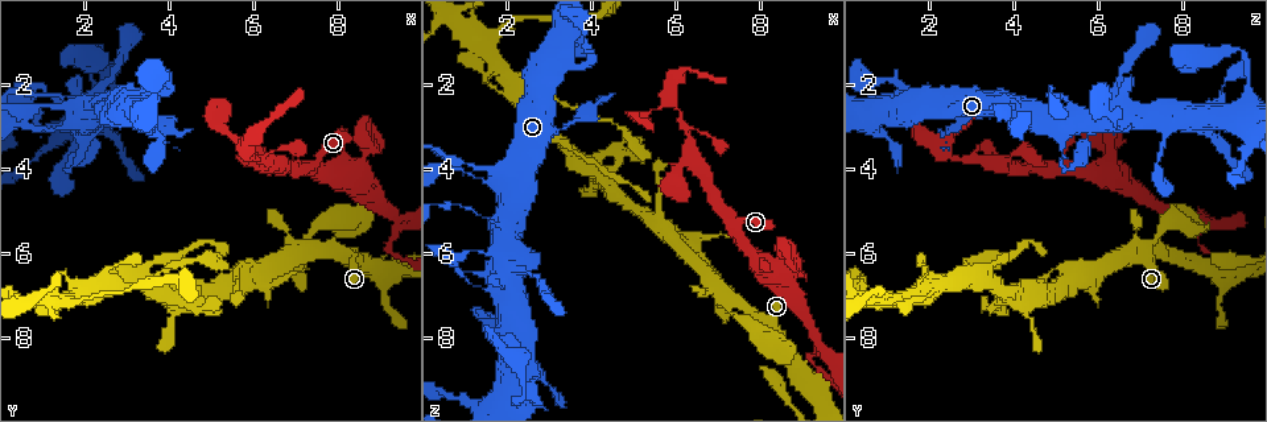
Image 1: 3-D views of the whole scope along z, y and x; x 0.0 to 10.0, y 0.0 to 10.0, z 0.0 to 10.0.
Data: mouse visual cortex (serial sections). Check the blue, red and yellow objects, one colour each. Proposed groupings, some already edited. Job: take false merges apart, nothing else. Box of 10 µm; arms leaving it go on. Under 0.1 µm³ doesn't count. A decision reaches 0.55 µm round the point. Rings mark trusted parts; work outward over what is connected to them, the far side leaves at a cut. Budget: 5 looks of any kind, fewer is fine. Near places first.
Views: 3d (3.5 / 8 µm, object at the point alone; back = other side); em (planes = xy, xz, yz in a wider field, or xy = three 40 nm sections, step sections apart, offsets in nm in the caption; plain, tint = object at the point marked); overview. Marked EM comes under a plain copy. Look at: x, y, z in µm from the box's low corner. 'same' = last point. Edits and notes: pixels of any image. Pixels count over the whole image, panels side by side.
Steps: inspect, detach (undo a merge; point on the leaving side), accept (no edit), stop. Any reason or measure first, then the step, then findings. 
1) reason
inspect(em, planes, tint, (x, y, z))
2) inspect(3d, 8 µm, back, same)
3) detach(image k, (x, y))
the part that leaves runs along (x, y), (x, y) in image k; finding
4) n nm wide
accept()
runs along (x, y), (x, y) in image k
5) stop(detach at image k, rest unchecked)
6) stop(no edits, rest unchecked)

sudden change in width
inspect(3d, 3.5 µm, (9.30, 5.75, 8.35))

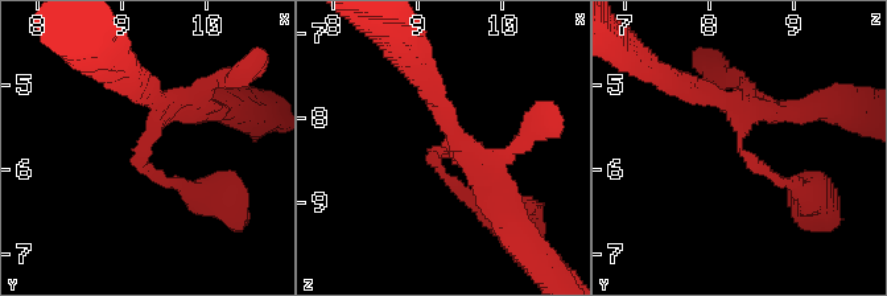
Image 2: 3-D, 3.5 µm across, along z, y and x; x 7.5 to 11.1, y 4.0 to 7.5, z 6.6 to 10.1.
arms of 150, 200 nm; now the EM
inspect(em, xy, step 3, tint, (9.30, 5.80, 8.40))

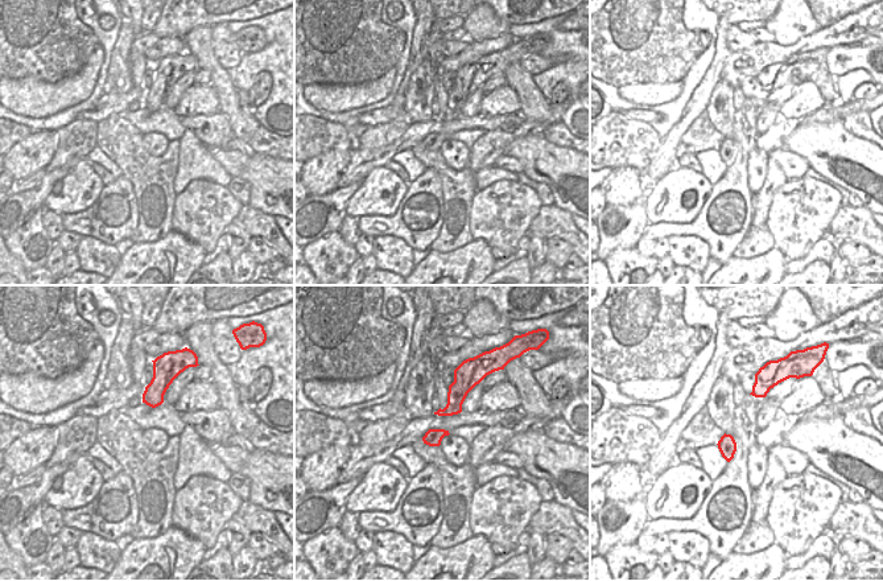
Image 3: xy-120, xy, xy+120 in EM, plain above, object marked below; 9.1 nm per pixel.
160 nm wide
accept()
runs along (438, 110), (454, 136), (438, 171), (482, 212) in image 2; one cell here

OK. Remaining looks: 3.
arms part here
inspect(3d, 8 µm, (0.75, 2.65, 3.85))

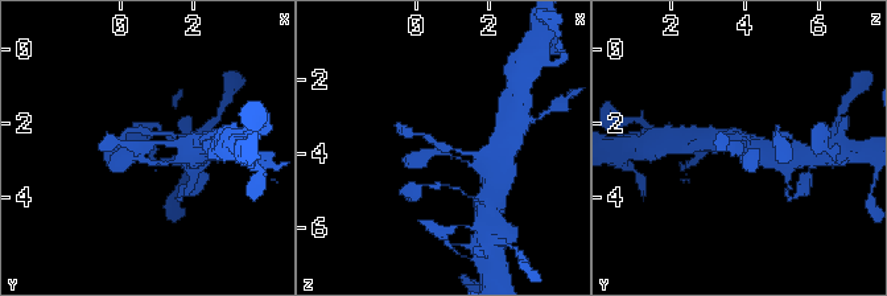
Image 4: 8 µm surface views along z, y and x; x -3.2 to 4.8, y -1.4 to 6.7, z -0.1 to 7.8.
closer look
inspect(3d, 3.5 µm, same)

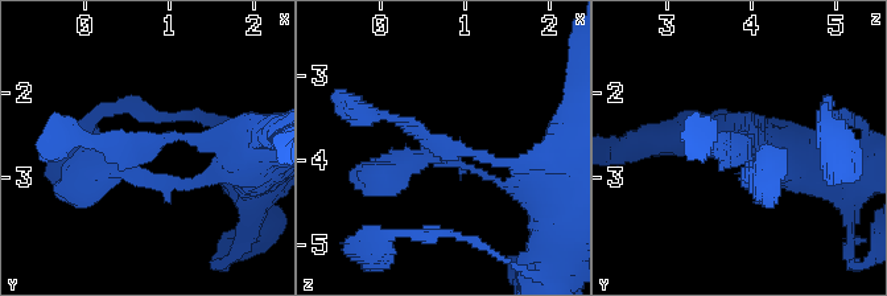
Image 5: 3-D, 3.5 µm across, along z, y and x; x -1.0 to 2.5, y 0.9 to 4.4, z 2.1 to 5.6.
3 arms; arms of 150, 150, 350 nm; now the EM
inspect(em, xy, step 5, tint, (0.70, 2.70, 3.90))

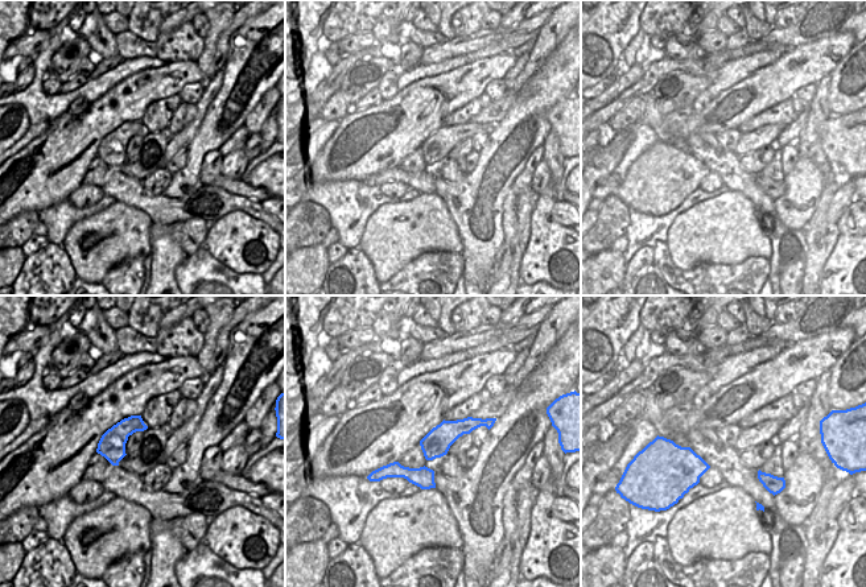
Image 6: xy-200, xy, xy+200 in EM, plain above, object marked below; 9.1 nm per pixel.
accept()
runs along (232, 140), (166, 136), (86, 193) in image 5; all the same cell

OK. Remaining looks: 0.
stop(no edits, rest unchecked)

